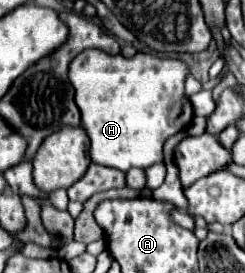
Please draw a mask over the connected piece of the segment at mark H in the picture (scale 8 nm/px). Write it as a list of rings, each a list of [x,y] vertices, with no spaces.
[[[86,49],[76,55],[70,63],[70,83],[76,89],[76,105],[82,113],[82,129],[90,137],[90,159],[98,165],[128,171],[132,167],[148,169],[150,165],[162,161],[164,141],[182,131],[192,121],[192,105],[184,93],[184,77],[188,65],[180,59],[164,59],[150,53],[136,53],[126,59],[120,53],[108,55],[98,49]]]

